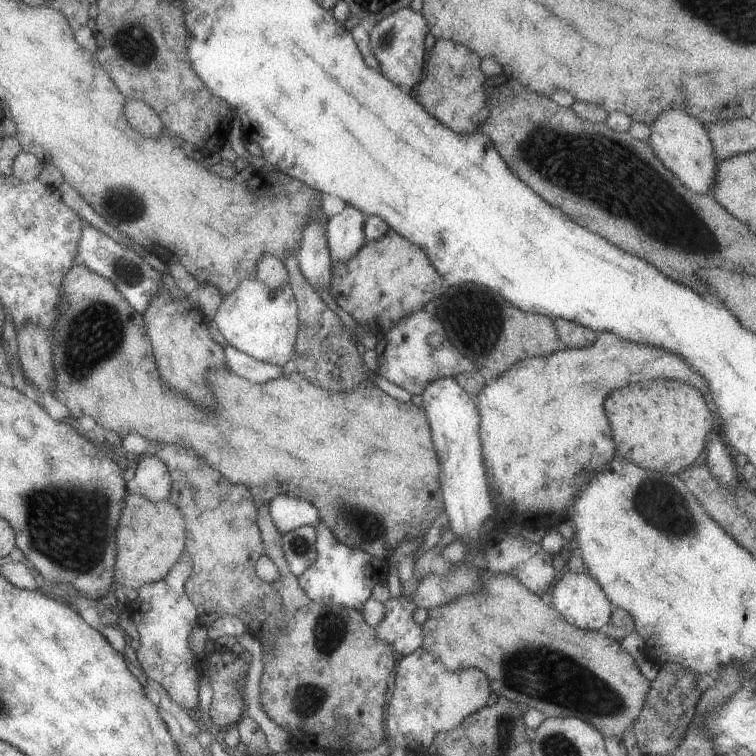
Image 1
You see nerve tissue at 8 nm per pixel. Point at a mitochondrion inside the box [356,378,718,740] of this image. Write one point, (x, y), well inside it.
(583, 692)

